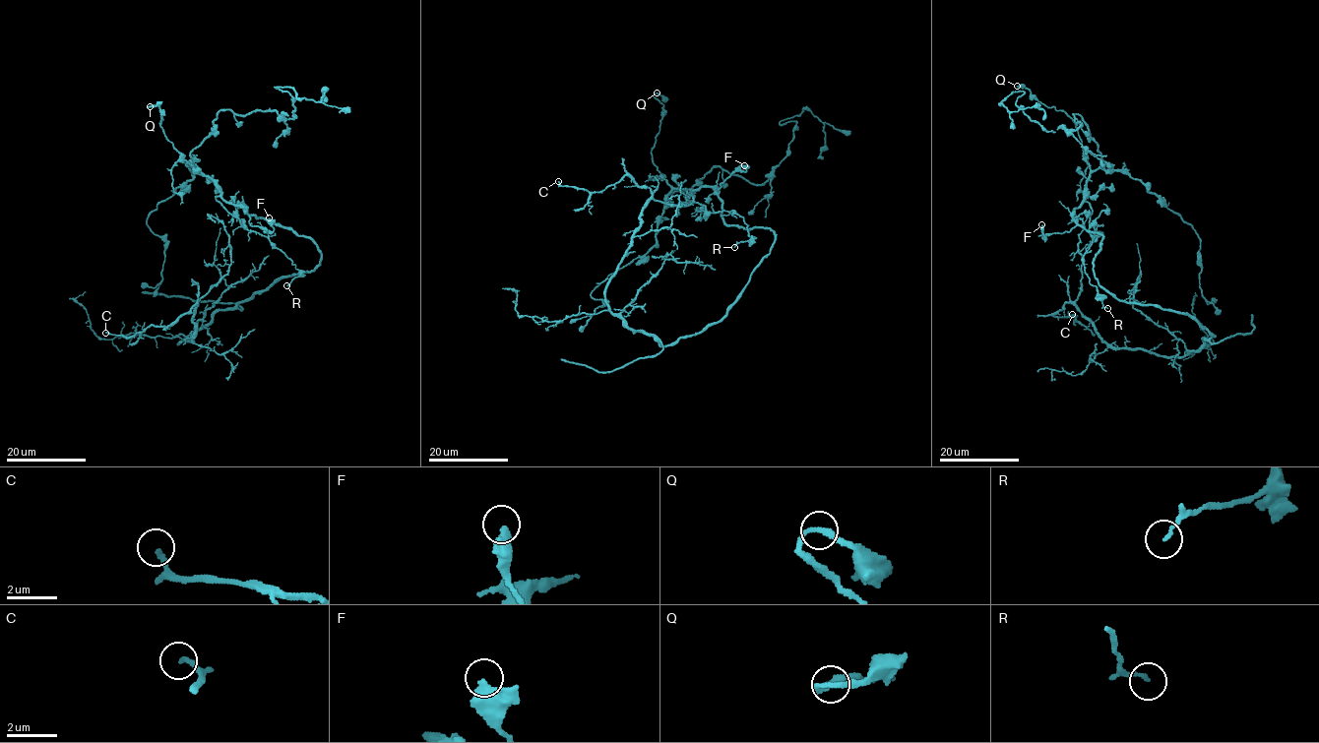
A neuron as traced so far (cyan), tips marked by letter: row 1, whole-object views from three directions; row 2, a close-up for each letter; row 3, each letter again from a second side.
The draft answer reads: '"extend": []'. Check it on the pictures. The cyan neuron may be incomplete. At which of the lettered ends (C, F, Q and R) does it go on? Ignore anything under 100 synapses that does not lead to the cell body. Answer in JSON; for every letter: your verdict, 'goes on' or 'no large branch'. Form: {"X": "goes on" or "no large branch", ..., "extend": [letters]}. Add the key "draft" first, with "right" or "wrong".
{"draft": "right", "C": "no large branch", "F": "no large branch", "Q": "no large branch", "R": "no large branch", "extend": []}

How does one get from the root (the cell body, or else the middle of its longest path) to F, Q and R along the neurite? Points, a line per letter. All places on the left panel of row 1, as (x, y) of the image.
F: (316, 245), (308, 237), (271, 224), (264, 218), (250, 215), (249, 221), (251, 225), (272, 231), (269, 217)
Q: (316, 245), (308, 237), (226, 203), (212, 180), (184, 158), (166, 138), (159, 126), (158, 104), (150, 106)
R: (316, 245), (216, 198), (240, 223), (266, 236), (291, 261), (299, 275), (286, 285)

